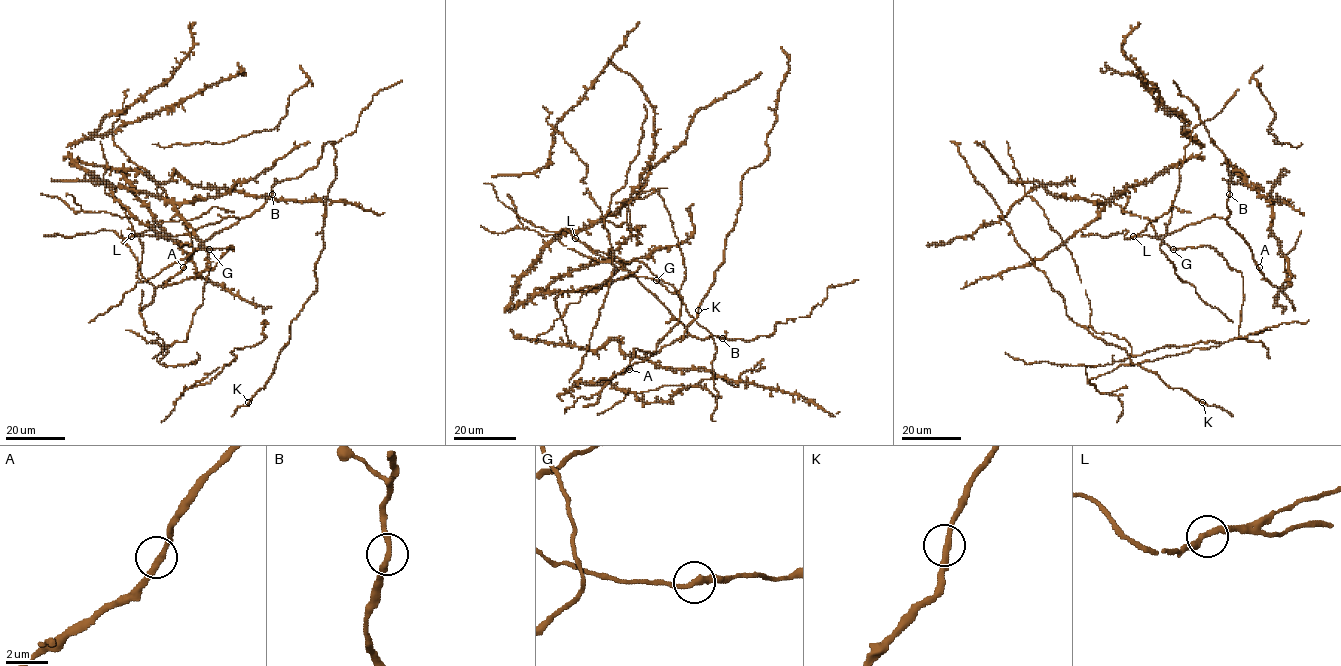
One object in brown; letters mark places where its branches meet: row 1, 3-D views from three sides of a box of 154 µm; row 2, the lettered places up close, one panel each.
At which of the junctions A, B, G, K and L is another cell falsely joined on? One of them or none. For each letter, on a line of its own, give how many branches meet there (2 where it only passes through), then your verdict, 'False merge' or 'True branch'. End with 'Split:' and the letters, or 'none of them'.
A: Branches: 2. True branch
B: Branches: 2. True branch
G: Branches: 2. True branch
K: Branches: 2. True branch
L: Branches: 2. False merge
Split: L

